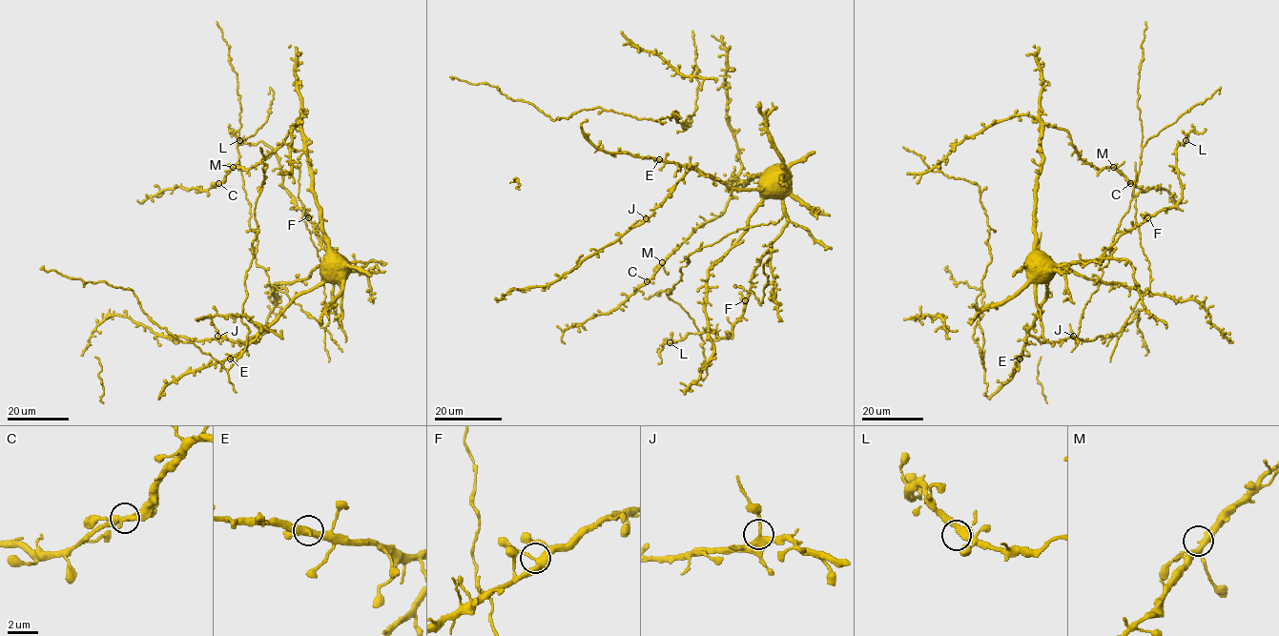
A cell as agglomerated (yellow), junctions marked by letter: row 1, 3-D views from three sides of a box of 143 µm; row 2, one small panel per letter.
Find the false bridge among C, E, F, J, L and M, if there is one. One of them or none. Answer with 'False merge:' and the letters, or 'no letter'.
False merge: J

